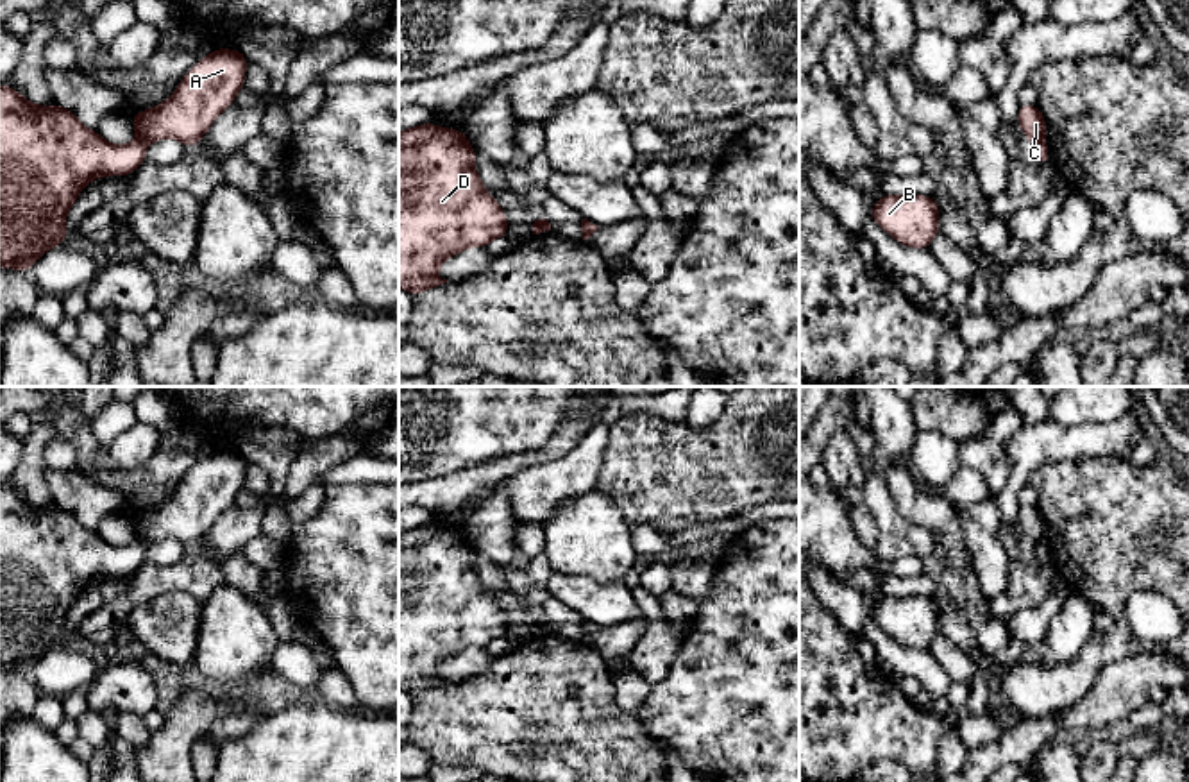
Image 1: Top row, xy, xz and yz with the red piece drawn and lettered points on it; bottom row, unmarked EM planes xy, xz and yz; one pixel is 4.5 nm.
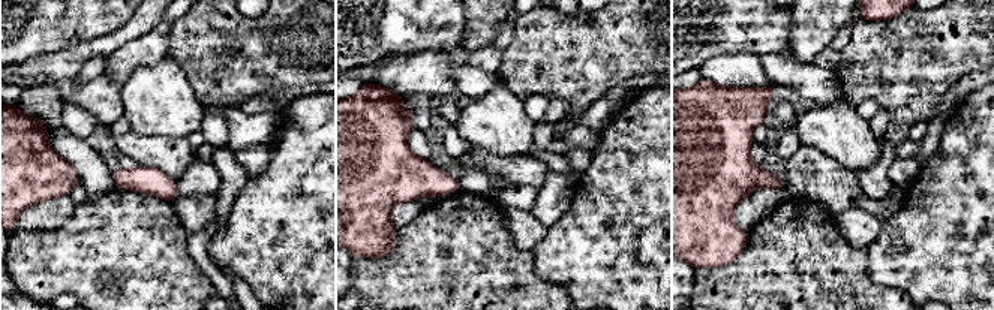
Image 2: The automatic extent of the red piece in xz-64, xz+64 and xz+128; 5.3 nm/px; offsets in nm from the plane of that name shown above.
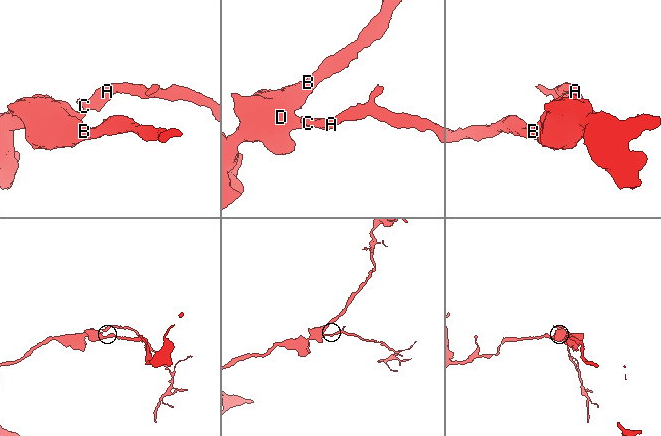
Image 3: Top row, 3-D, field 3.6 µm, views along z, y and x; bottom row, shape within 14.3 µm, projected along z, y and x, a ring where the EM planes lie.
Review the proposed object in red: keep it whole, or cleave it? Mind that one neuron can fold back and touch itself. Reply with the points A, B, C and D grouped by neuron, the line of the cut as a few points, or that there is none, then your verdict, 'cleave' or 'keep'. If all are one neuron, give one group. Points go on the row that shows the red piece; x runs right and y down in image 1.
A C / B D | yz (1043, 138), (1034, 144) | cleave

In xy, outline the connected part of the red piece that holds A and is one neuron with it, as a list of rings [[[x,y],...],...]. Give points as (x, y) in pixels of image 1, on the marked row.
[[[215,48],[182,77],[173,95],[131,116],[138,140],[175,138],[195,147],[215,118],[234,104],[249,59],[238,50]]]

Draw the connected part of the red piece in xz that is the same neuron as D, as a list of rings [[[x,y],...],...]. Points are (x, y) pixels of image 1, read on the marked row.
[[[433,122],[399,132],[399,286],[413,297],[447,283],[438,267],[468,247],[488,247],[493,238],[506,238],[508,218],[499,202],[486,193],[476,174],[476,150],[465,131],[436,127]]]

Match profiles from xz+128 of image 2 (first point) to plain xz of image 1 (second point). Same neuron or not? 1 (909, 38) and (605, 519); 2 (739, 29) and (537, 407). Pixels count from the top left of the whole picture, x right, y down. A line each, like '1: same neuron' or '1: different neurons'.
1: different neurons
2: same neuron

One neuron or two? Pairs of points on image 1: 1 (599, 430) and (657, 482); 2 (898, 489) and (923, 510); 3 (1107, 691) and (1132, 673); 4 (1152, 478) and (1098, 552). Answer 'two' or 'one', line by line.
1: two
2: one
3: one
4: one

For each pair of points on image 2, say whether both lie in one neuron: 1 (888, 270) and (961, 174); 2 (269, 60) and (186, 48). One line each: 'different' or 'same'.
1: same
2: same

